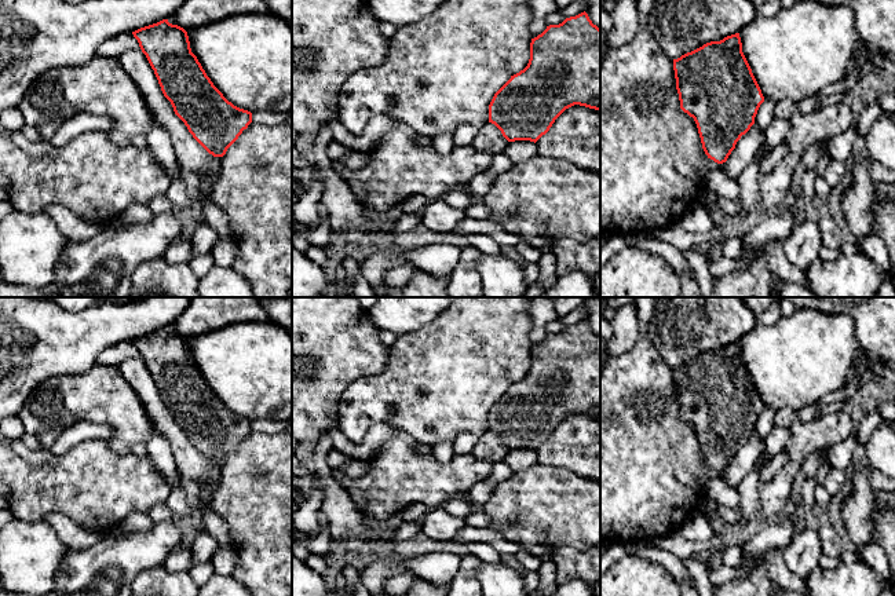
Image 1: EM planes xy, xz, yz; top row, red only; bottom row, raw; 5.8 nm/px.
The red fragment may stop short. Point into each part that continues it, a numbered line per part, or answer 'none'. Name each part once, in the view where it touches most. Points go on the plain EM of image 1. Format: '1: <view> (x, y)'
none

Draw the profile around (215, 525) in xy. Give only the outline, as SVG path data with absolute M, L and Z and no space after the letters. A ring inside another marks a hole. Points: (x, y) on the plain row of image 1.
M198 498L200 509L207 531L218 541L219 545L233 545L235 541L230 533L229 524L204 501Z

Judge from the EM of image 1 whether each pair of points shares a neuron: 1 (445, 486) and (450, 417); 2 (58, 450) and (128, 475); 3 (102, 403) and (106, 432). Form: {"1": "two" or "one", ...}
{"1": "two", "2": "two", "3": "two"}

